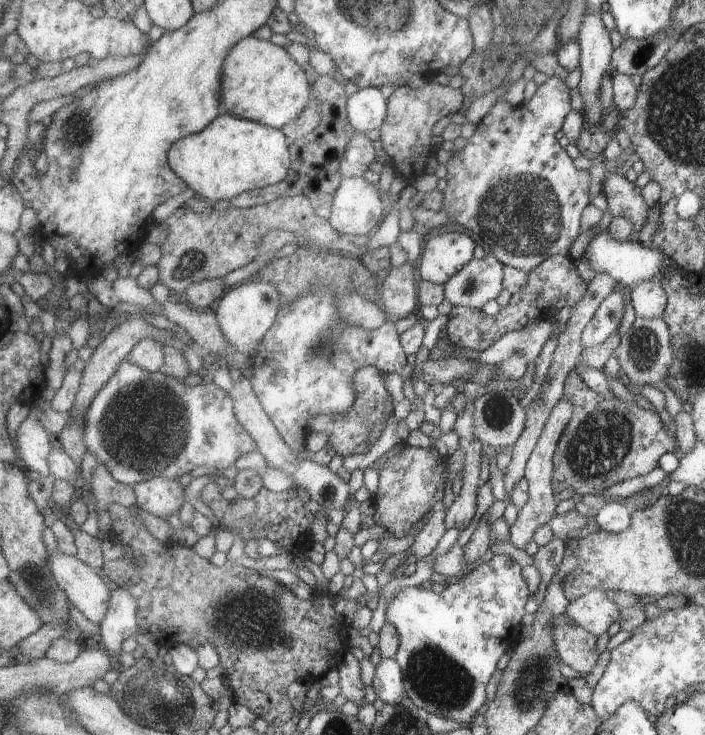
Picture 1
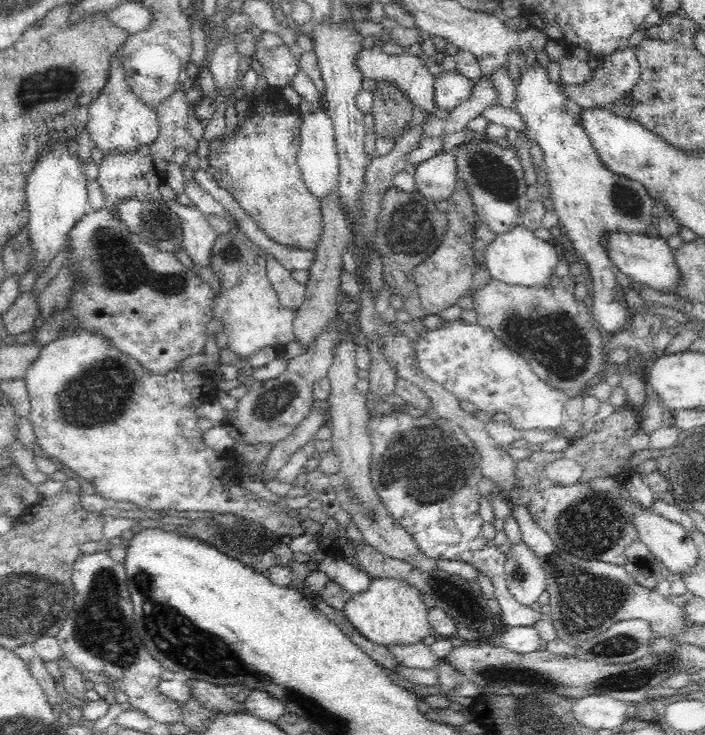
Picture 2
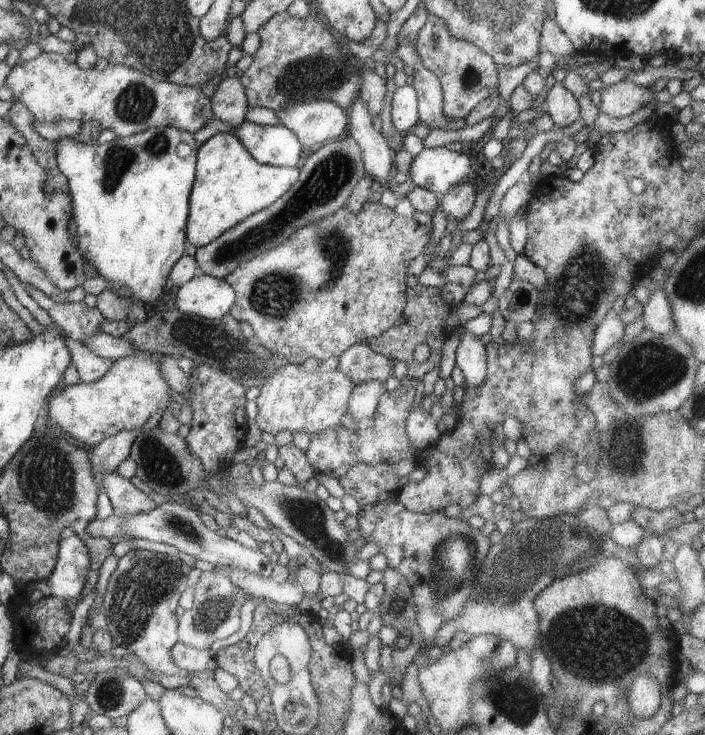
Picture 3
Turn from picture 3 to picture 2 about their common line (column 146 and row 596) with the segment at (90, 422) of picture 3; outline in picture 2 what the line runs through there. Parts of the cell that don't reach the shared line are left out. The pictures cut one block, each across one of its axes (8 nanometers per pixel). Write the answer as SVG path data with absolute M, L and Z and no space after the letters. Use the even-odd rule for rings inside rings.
M376 578L370 582L368 590L350 598L342 612L364 638L376 644L388 647L390 644L418 643L430 636L431 631L428 606L423 602L422 593L405 580Z

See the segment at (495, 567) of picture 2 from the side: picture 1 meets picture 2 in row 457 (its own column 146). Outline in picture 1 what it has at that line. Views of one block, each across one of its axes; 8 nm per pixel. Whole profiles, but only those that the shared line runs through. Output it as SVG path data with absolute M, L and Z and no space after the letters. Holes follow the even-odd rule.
M122 361L114 376L94 397L84 414L84 444L87 450L104 464L114 480L135 485L162 476L176 480L200 466L214 468L219 474L244 454L252 455L256 441L236 418L235 401L220 384L207 383L194 387L164 373L151 373L130 362Z

